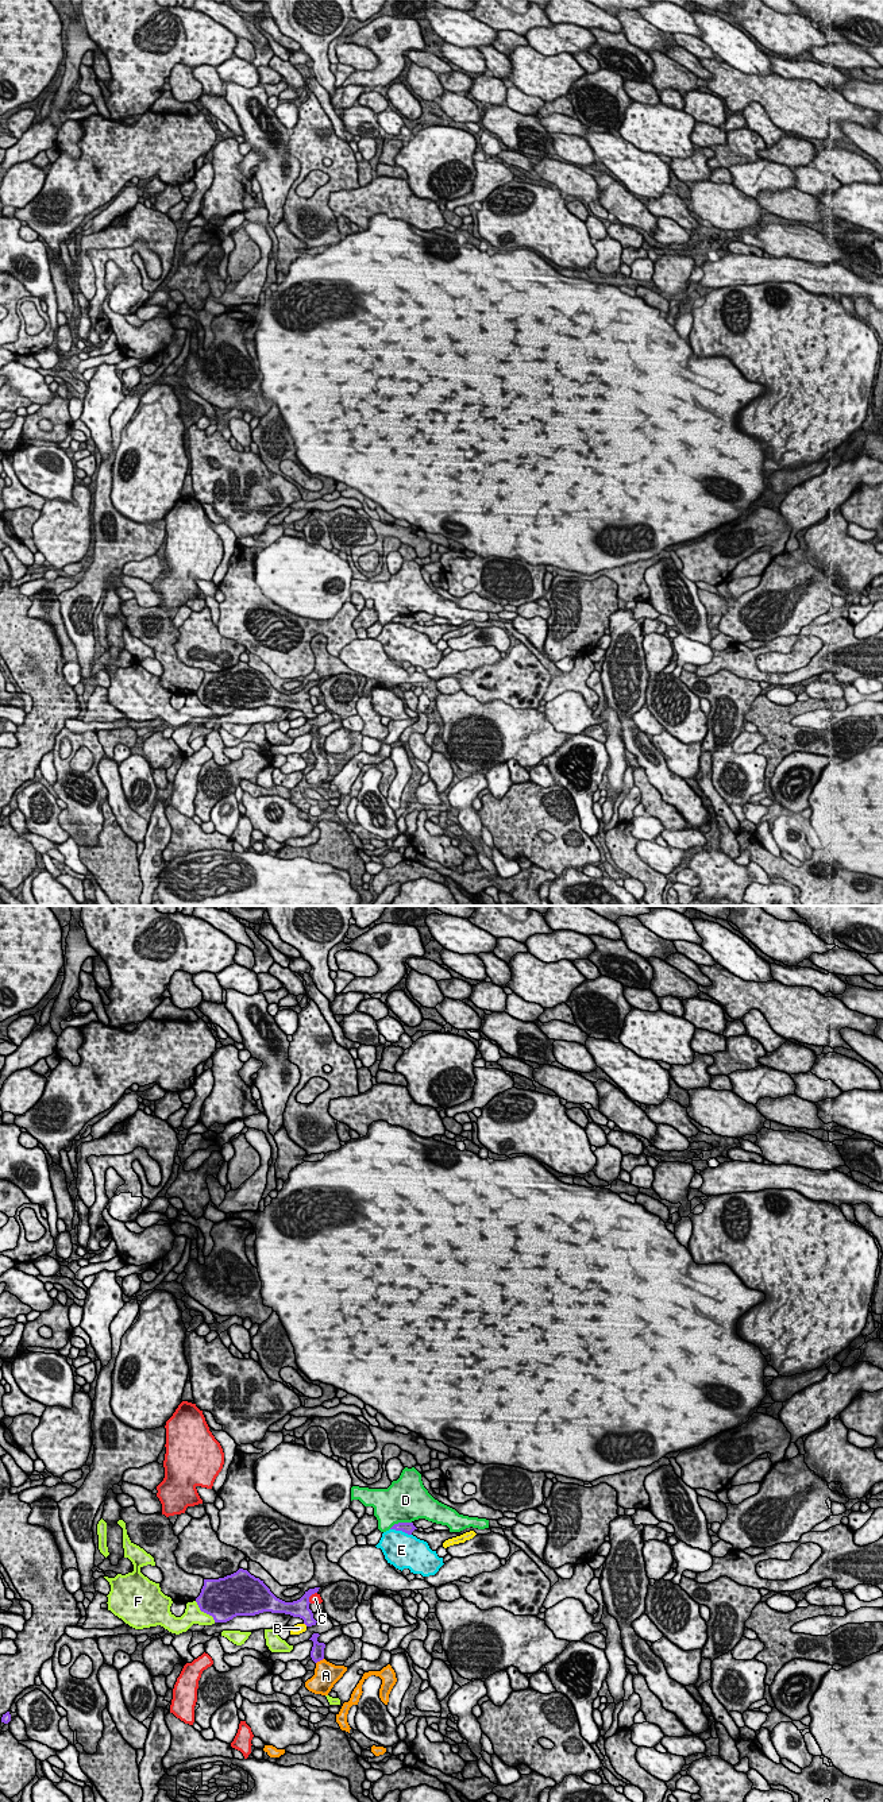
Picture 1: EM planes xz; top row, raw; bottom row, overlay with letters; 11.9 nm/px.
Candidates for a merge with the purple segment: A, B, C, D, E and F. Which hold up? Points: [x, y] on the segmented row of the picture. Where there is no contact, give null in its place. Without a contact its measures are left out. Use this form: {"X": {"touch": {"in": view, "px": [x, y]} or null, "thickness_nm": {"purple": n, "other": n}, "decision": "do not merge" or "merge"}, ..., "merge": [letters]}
{"A": {"touch": {"in": "xz", "px": [319, 1660]}, "thickness_nm": {"purple": 160, "other": 280}, "decision": "merge"}, "B": {"touch": {"in": "xz", "px": [305, 1624]}, "thickness_nm": {"purple": 220, "other": 120}, "decision": "do not merge"}, "C": {"touch": {"in": "xz", "px": [309, 1596]}, "thickness_nm": {"purple": 220, "other": 130}, "decision": "do not merge"}, "D": {"touch": {"in": "xz", "px": [400, 1523]}, "thickness_nm": {"purple": 130, "other": 480}, "decision": "do not merge"}, "E": {"touch": {"in": "xz", "px": [401, 1530]}, "thickness_nm": {"purple": 130, "other": 420}, "decision": "do not merge"}, "F": {"touch": {"in": "xz", "px": [204, 1612]}, "thickness_nm": {"purple": 480, "other": 200}, "decision": "do not merge"}, "merge": ["A"]}

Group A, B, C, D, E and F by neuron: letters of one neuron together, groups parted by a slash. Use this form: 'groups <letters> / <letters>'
groups A / B / C / D / E / F

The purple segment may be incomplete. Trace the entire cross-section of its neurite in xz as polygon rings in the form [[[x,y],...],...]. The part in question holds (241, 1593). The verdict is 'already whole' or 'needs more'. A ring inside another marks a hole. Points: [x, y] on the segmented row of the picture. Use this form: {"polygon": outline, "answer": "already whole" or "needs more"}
{"polygon": [[[247,1570],[219,1579],[204,1579],[196,1602],[201,1612],[213,1617],[215,1622],[227,1622],[236,1616],[255,1616],[263,1612],[285,1613],[304,1620],[306,1627],[316,1625],[309,1609],[309,1597],[320,1587],[309,1589],[293,1602],[277,1598],[270,1589]]], "answer": "already whole"}

